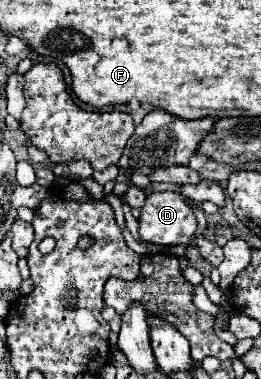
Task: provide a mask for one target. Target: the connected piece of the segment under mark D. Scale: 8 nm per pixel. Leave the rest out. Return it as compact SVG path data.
M177 192L151 194L139 216L141 240L161 246L187 246L197 230L193 206Z

